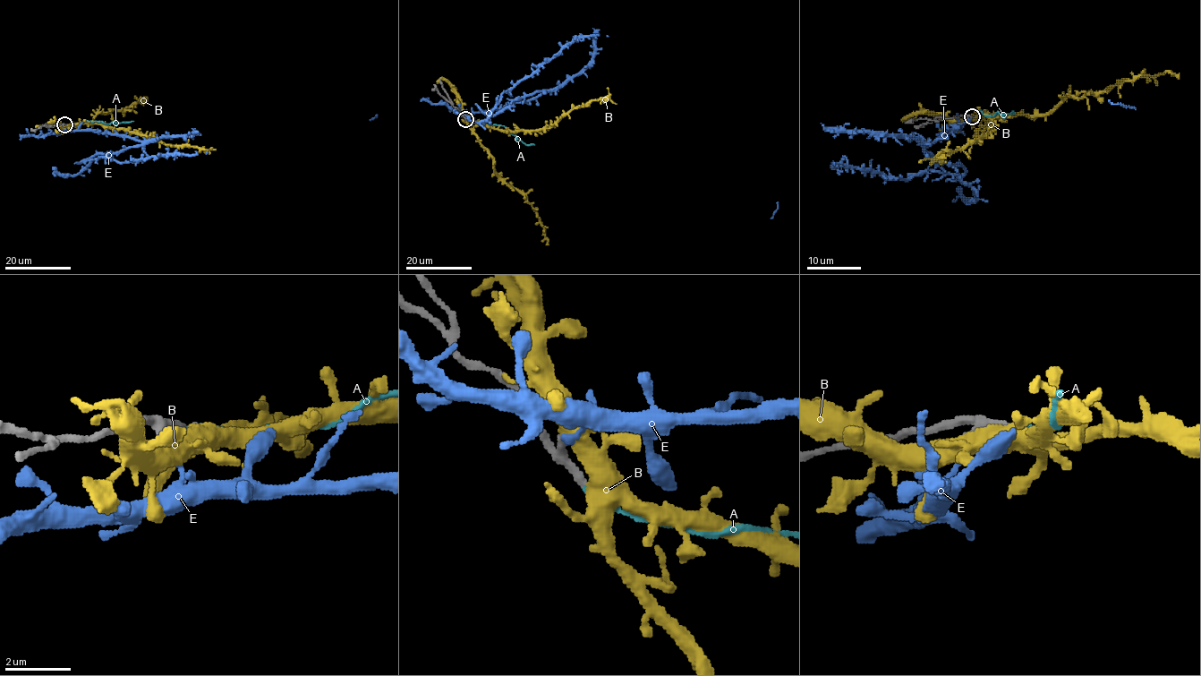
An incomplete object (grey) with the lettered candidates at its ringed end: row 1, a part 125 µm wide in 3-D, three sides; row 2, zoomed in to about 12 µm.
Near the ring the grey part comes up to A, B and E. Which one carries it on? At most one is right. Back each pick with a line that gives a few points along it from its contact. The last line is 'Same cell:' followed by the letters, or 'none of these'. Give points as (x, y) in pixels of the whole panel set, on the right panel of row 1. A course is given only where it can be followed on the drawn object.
Same cell: none of these

